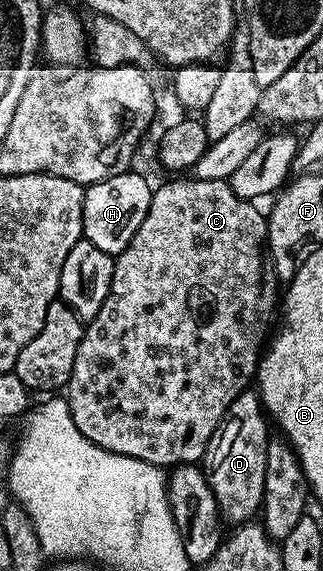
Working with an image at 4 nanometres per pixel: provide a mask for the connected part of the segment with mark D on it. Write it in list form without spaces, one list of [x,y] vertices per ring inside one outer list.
[[[246,389],[230,405],[220,427],[208,442],[202,470],[218,501],[221,520],[243,525],[257,518],[264,501],[266,485],[266,449],[270,438],[269,420],[255,390]]]

